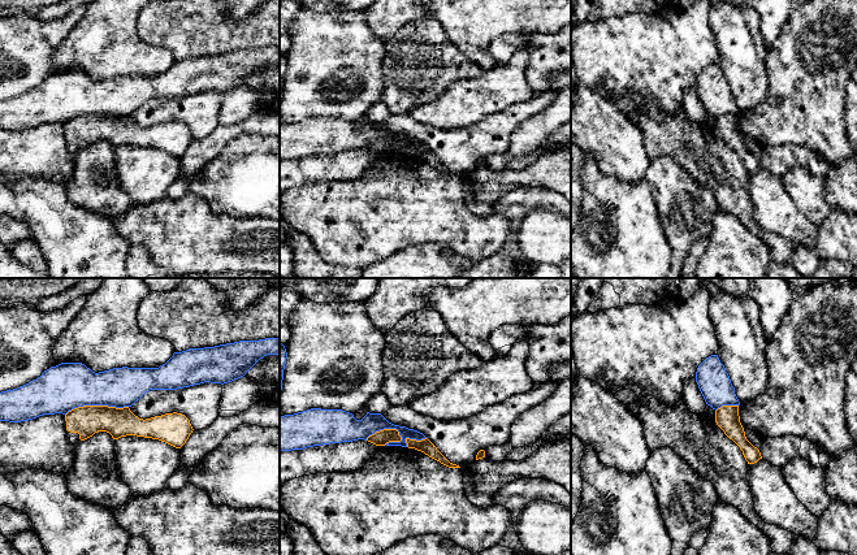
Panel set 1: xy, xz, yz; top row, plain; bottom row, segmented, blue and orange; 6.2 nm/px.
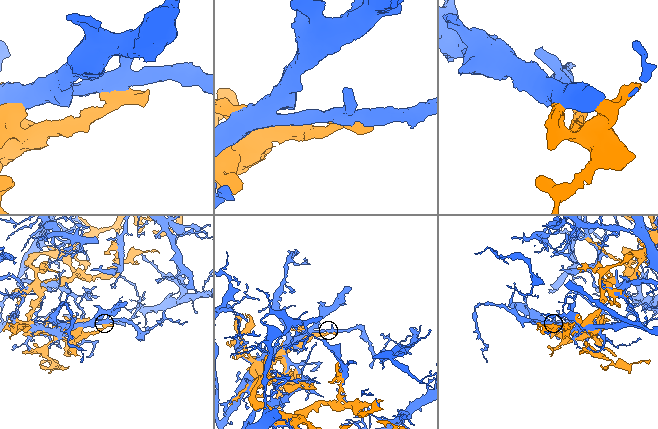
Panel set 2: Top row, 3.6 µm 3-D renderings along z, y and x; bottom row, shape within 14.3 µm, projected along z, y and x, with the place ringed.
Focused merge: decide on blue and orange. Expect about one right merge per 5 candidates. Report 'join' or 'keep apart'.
keep apart

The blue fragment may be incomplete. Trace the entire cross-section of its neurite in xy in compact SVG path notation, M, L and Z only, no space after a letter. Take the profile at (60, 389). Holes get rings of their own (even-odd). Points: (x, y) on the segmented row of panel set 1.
M280 338L239 341L174 352L159 368L113 368L95 373L82 363L61 363L40 377L0 393L0 421L21 422L83 406L131 407L150 390L228 383L260 359L280 355Z

